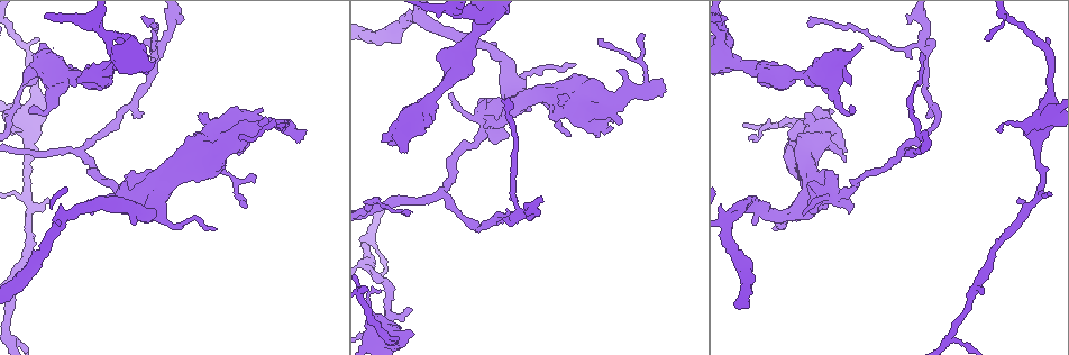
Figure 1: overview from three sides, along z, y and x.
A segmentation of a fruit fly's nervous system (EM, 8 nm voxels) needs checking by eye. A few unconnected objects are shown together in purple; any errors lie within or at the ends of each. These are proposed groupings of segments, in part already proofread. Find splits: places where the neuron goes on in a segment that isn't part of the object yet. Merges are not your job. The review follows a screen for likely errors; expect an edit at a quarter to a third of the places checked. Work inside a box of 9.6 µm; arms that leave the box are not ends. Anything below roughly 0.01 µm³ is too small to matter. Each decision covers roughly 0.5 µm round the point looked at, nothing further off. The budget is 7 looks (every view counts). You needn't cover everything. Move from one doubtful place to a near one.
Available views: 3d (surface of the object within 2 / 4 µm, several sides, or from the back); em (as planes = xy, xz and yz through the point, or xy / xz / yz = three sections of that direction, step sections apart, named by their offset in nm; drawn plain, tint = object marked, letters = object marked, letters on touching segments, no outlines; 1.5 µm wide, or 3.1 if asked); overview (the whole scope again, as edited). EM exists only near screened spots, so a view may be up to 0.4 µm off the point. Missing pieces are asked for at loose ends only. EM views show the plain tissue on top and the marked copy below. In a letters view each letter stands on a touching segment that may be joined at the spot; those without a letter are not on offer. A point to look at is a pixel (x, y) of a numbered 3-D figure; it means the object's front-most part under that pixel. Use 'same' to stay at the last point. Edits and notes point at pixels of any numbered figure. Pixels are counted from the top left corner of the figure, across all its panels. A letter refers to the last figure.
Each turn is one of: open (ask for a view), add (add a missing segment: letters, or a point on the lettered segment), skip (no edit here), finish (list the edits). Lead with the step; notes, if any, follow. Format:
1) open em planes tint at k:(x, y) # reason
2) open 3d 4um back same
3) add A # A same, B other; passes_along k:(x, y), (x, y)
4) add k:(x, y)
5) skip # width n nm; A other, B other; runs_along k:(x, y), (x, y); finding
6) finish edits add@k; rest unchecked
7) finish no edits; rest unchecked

open 3d 4um at 1:(302, 139) # an open end

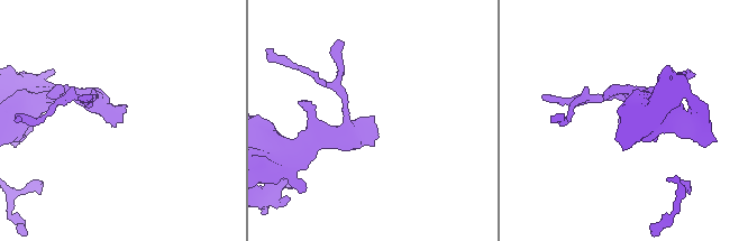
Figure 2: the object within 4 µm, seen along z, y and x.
open em yz step 8 letters at 2:(372, 118)

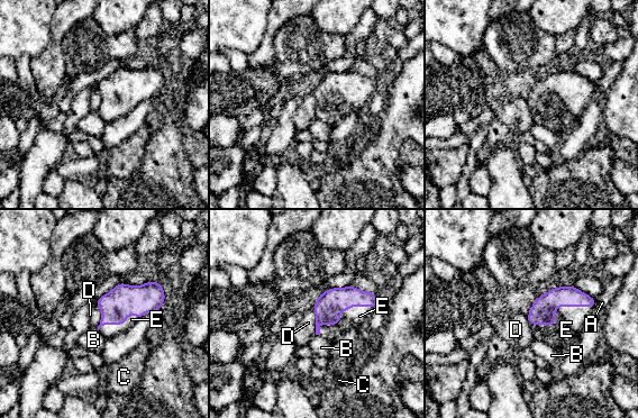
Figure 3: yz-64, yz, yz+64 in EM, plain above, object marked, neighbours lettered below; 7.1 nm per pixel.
add E # A other, B other, C other, D other, E same; passes_along 3:(543, 311), (555, 309), (570, 320); the neuron continues

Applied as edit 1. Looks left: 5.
open em xz step 8 tint at 1:(502, 100) # an open end

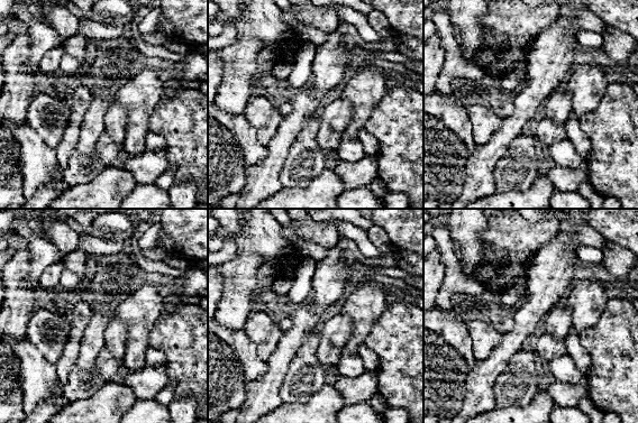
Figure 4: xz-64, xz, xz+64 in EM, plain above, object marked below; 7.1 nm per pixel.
open em planes letters same

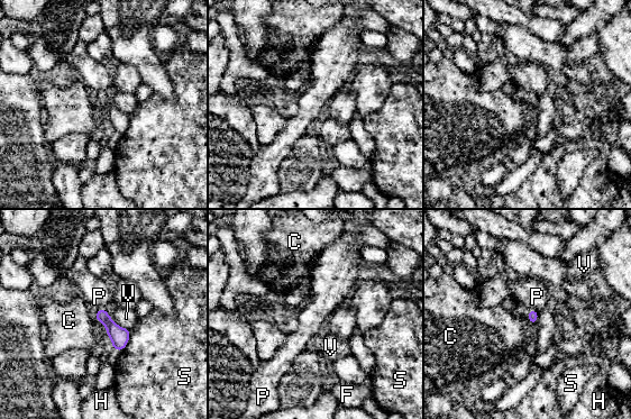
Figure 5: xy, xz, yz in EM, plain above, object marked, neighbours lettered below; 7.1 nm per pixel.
skip # C other, F other, H other, P other, S other, V other; border 5:(94, 311), (94, 317), (98, 320); none of them fits

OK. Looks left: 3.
open em planes letters at 1:(40, 45) # free end

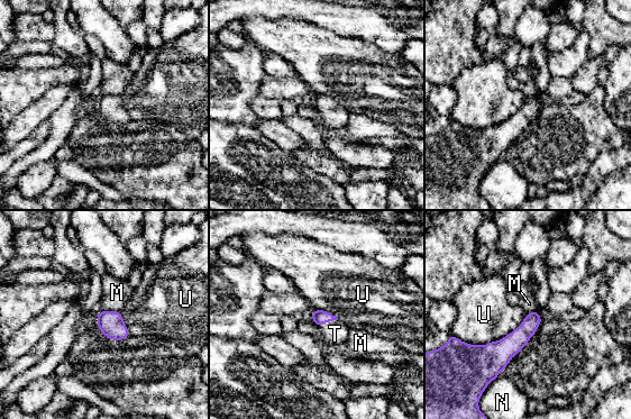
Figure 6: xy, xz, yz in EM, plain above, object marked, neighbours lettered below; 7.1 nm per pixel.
add T # longest_contact U 500 nm; M other, N other, T same, U other; passes_along 6:(319, 317), (327, 321), (335, 334); the neuron continues

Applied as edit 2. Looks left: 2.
finish edits add@3, add@6; rest unchecked

